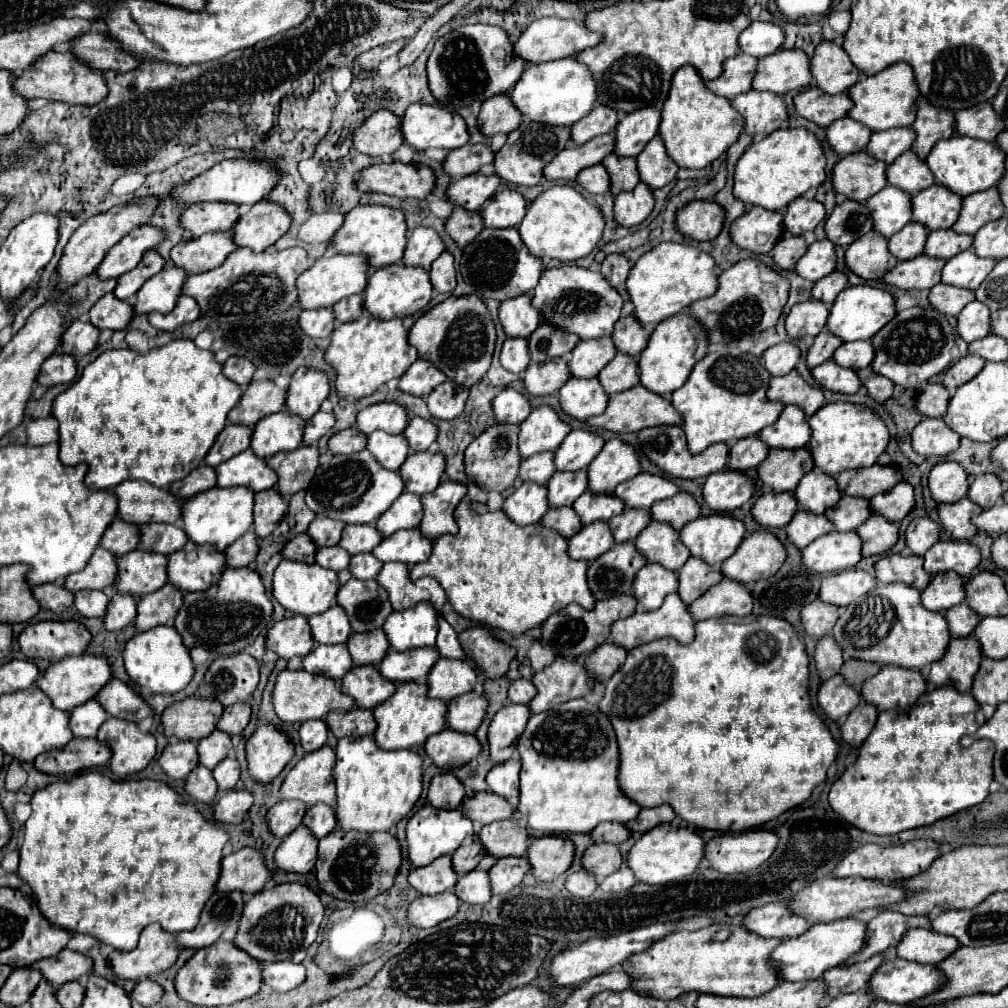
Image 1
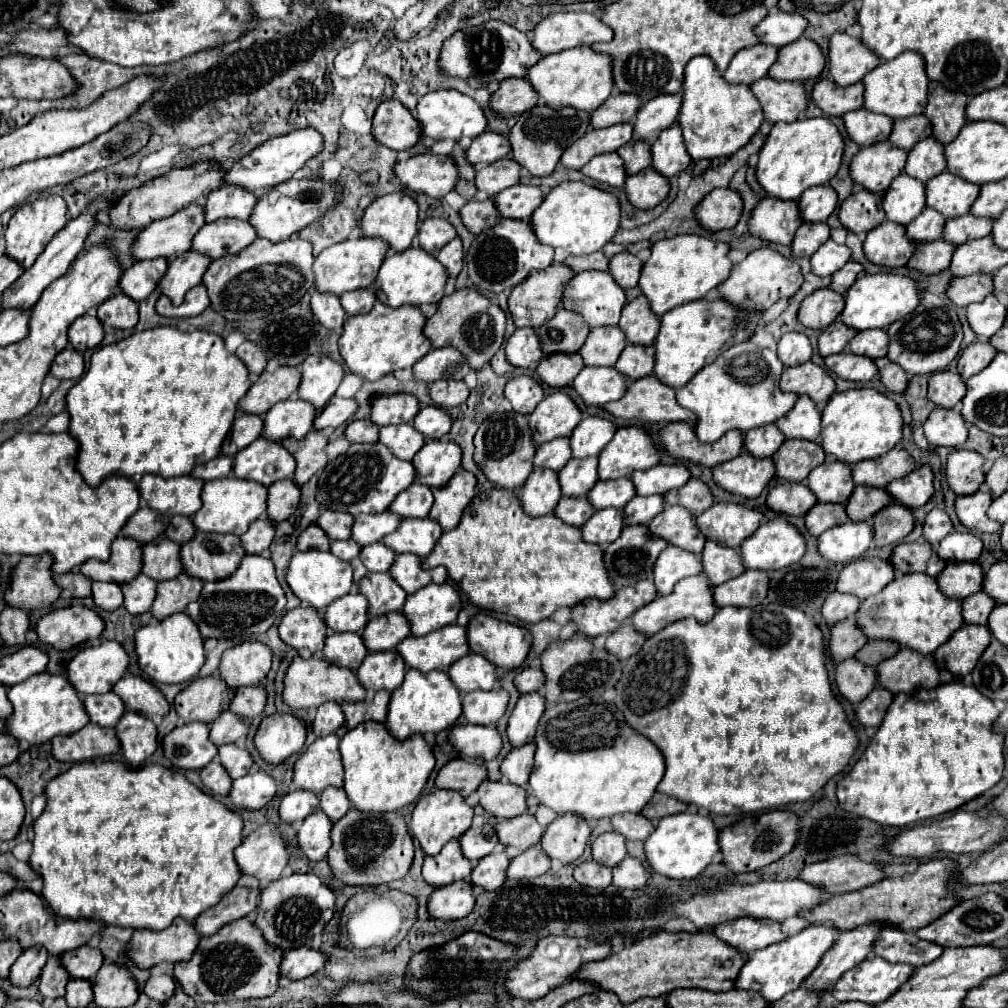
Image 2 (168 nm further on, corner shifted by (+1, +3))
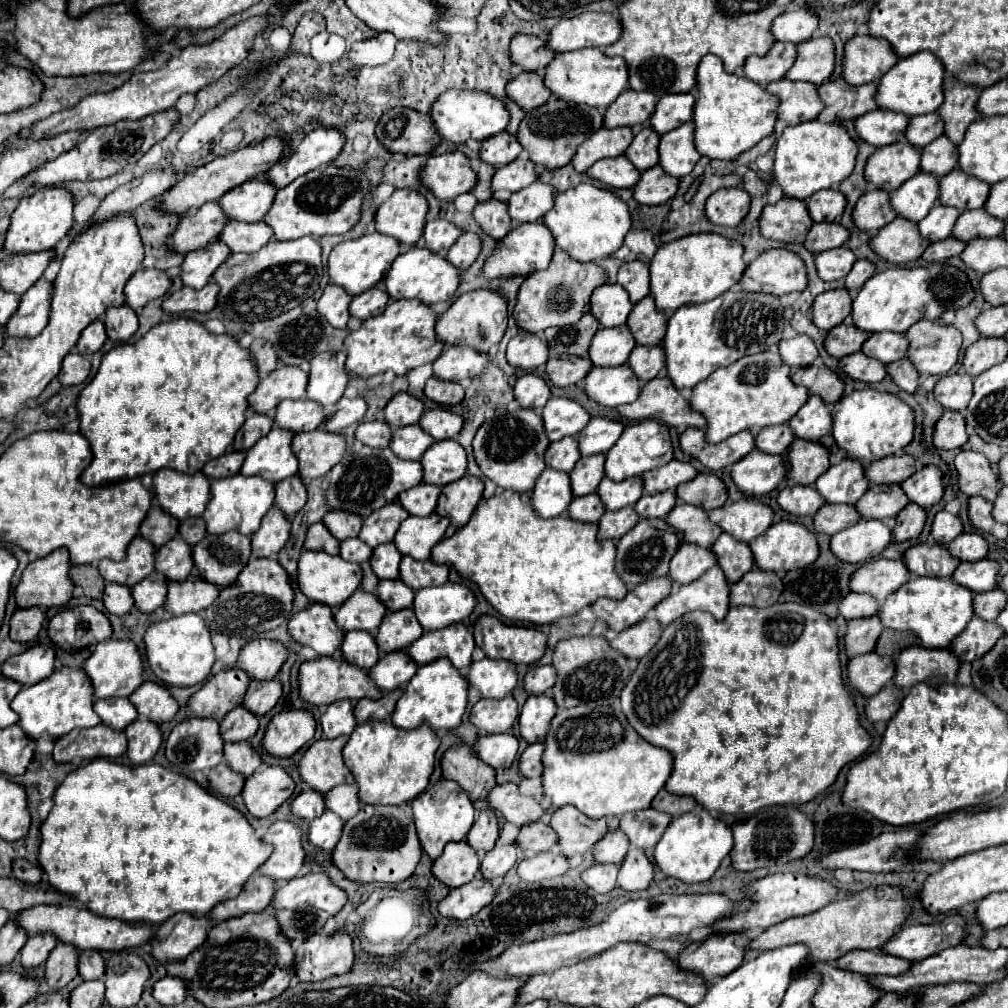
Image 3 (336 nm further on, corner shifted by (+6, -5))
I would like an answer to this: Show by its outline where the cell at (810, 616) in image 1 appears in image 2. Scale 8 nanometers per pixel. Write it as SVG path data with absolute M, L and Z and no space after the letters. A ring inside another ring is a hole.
M830 593L820 609L824 621L828 625L836 625L840 621L844 621L846 617L854 615L856 609L858 609L860 601L852 595L842 595L842 593Z

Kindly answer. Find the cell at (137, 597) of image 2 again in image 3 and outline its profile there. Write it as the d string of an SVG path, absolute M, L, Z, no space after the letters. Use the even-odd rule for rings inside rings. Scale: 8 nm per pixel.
M159 571L147 575L133 587L133 599L141 613L153 613L155 609L163 607L163 601L167 599L167 577L163 577Z

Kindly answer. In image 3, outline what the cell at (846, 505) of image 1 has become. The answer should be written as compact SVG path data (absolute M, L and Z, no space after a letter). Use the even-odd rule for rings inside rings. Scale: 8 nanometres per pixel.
M871 485L871 489L857 501L857 511L863 519L891 521L901 509L909 505L901 485Z

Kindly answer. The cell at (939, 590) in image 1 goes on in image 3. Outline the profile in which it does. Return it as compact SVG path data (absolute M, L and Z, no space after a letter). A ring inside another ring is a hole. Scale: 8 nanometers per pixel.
M985 557L975 563L963 563L953 573L953 581L959 585L969 587L973 593L985 593L997 587L997 575L999 575L999 563Z

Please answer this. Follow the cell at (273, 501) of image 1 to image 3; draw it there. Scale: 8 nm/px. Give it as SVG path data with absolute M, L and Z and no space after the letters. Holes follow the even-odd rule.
M299 475L287 477L275 485L275 505L287 515L293 517L307 503L307 487Z

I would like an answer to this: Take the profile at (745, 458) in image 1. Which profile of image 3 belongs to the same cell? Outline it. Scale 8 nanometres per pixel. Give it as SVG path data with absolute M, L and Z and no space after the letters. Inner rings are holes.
M783 423L783 425L761 429L755 439L755 445L757 445L757 449L761 449L765 453L781 455L783 451L789 449L793 439L795 439L795 433L791 433L791 427L787 423Z

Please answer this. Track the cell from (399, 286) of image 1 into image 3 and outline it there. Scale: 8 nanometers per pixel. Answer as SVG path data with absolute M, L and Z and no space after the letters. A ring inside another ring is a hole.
M411 247L407 253L399 255L393 261L393 267L385 277L385 287L391 299L421 299L433 305L437 301L449 301L455 295L459 281L461 281L461 269L449 265L445 257L431 253L429 249Z

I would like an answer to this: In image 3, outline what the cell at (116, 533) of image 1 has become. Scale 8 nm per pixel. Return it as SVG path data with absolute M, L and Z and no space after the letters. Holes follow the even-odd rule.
M153 503L145 521L141 523L141 537L161 547L167 541L171 541L177 533L179 533L179 521L171 517L167 511L163 511L157 503Z

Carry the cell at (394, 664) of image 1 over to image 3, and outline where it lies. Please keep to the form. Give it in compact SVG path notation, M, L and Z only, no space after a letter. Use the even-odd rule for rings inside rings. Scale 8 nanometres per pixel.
M455 623L423 635L425 637L419 637L409 647L409 655L413 657L413 661L417 661L417 665L427 665L439 657L447 657L463 675L469 671L469 665L473 661L471 653L475 649L473 627L469 631L465 623Z

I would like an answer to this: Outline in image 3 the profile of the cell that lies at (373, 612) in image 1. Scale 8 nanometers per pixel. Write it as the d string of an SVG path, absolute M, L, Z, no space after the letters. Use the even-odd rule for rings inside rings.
M385 579L385 581L379 581L377 595L389 607L389 611L399 611L399 609L411 607L415 591L407 587L401 579L393 579L393 581Z

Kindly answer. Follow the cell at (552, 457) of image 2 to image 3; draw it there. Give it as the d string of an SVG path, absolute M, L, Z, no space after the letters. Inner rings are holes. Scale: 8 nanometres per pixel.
M563 437L561 441L555 441L549 445L545 459L547 459L547 467L569 473L575 467L575 463L579 461L579 457L581 457L581 453L579 453L577 439L575 437Z

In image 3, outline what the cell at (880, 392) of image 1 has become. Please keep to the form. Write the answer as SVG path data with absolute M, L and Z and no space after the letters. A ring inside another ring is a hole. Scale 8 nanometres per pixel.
M893 361L891 365L887 365L887 371L903 391L915 393L919 373L917 373L915 365L911 365L911 361Z

